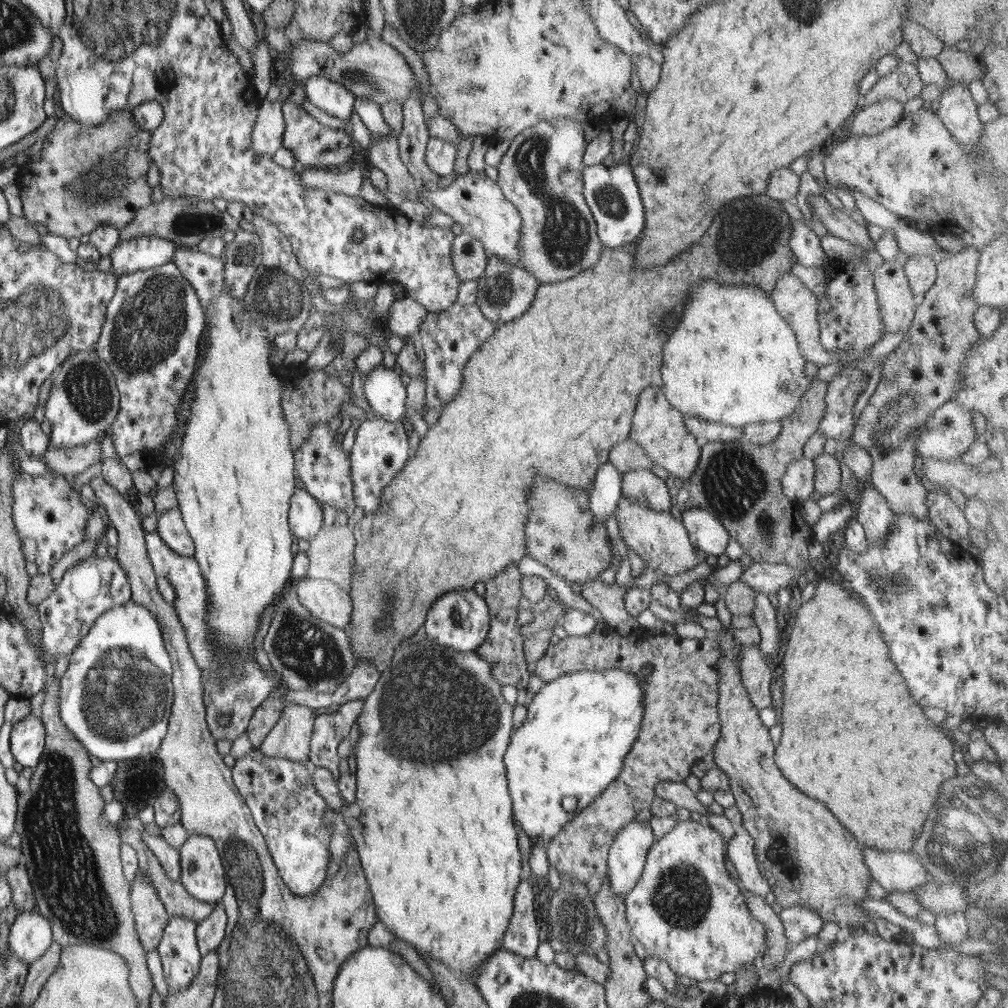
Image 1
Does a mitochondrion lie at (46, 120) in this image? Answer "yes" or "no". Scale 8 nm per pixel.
no

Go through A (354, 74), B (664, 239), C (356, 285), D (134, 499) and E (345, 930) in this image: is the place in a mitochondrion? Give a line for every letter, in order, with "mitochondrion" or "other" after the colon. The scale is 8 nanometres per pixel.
A: mitochondrion
B: other
C: other
D: other
E: other

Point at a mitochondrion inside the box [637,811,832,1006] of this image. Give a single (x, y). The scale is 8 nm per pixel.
(681, 895)

